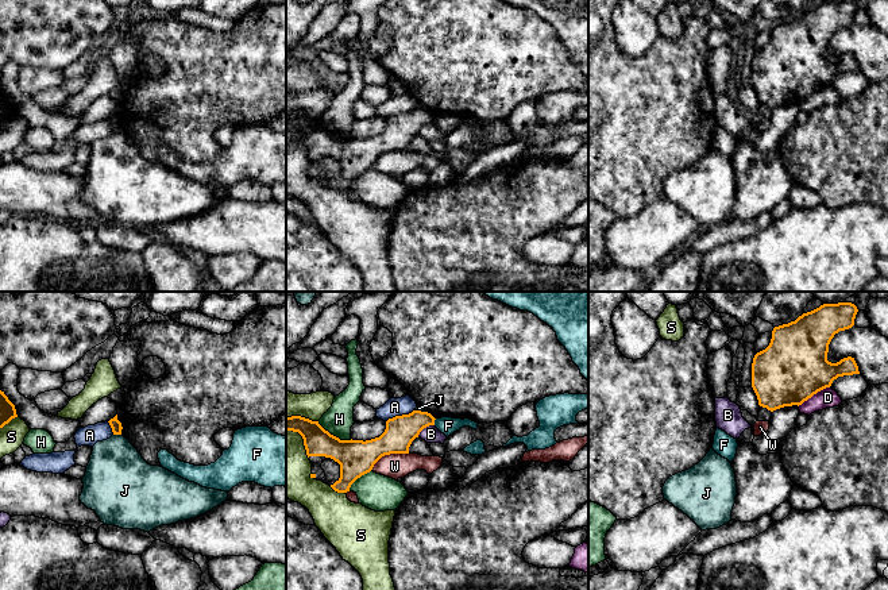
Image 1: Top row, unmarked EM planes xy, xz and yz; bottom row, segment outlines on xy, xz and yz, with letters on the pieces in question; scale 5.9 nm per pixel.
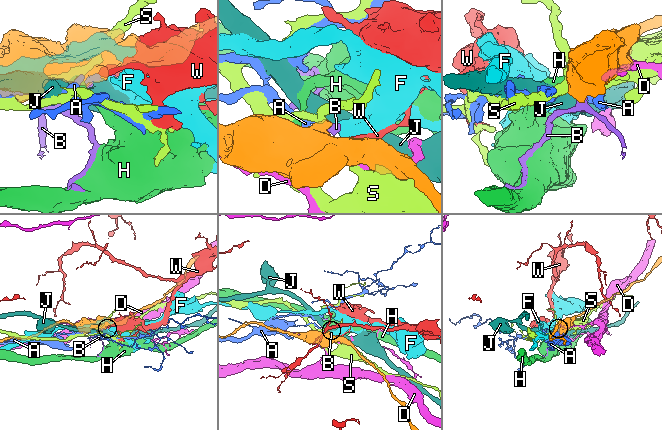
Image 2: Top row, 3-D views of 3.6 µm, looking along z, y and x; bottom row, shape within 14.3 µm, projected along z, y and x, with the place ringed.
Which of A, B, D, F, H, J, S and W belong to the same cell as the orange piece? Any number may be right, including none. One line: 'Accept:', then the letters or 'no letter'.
Accept: no letter

